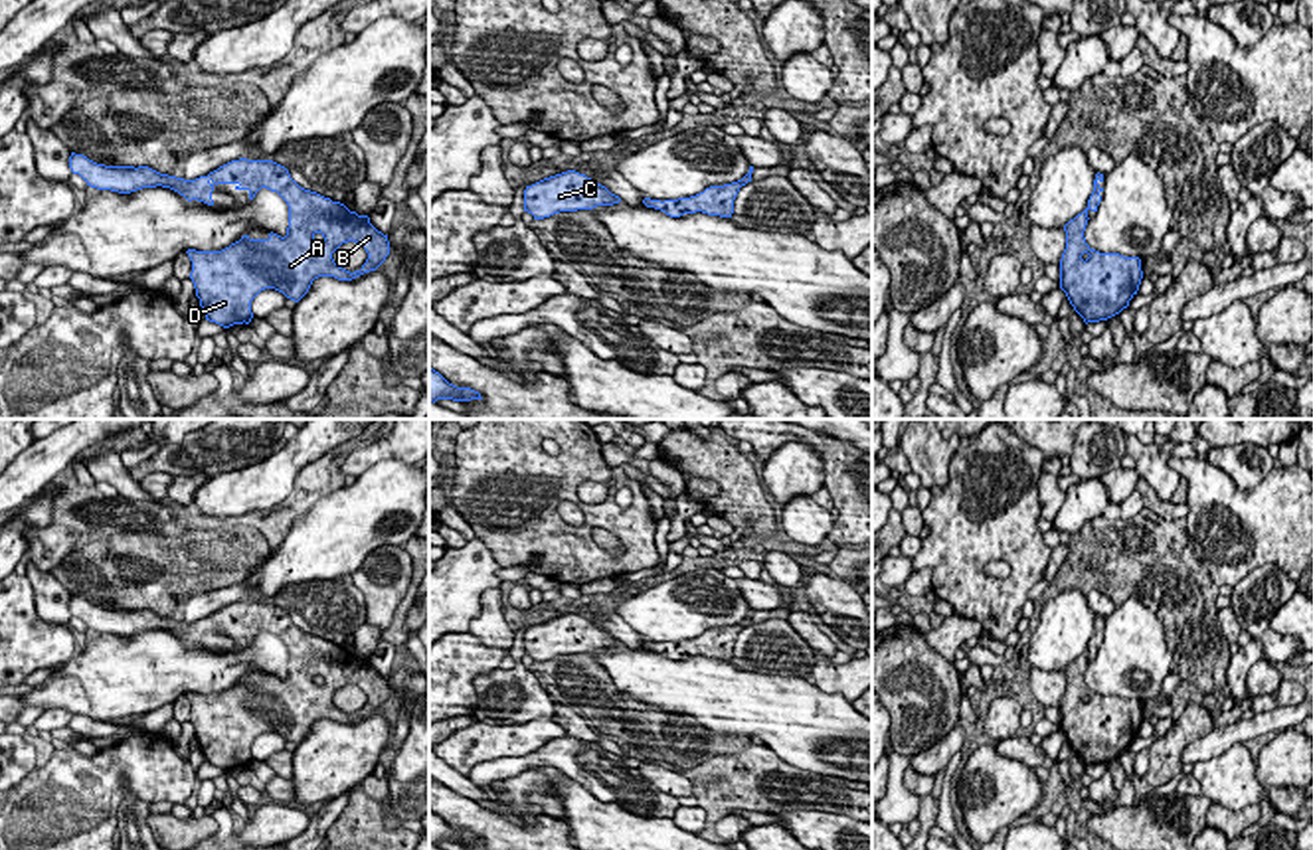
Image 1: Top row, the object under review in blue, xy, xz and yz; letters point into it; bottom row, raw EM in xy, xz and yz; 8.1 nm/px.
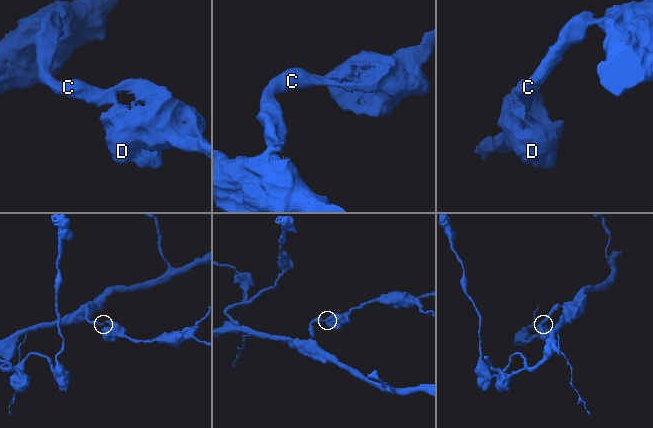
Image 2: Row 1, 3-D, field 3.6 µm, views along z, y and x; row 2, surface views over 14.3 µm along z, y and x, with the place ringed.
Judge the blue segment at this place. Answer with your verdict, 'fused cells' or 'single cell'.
single cell

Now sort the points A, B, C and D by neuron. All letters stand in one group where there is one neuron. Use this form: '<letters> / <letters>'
A B C D

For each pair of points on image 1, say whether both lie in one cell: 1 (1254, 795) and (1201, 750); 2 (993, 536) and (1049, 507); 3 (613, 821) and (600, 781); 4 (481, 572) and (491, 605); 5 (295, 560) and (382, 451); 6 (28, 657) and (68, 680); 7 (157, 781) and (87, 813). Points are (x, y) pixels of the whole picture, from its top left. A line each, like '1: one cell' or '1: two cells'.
1: two cells
2: two cells
3: two cells
4: two cells
5: two cells
6: two cells
7: one cell

